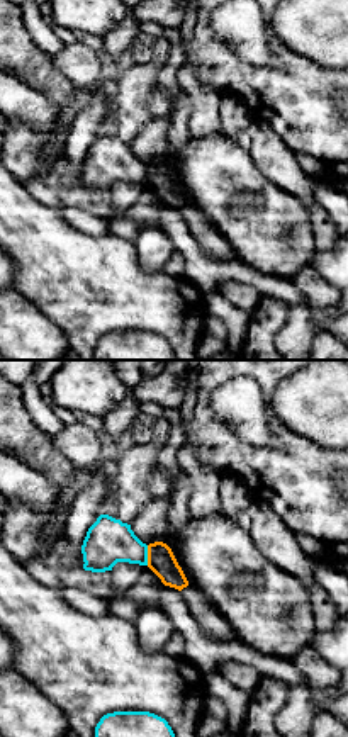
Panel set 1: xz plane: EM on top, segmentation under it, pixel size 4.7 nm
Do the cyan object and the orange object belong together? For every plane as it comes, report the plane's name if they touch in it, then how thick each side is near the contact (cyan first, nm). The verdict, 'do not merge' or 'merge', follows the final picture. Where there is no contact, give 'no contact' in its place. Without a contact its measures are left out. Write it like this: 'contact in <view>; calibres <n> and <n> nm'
contact in xz; calibres 220 and 130 nm

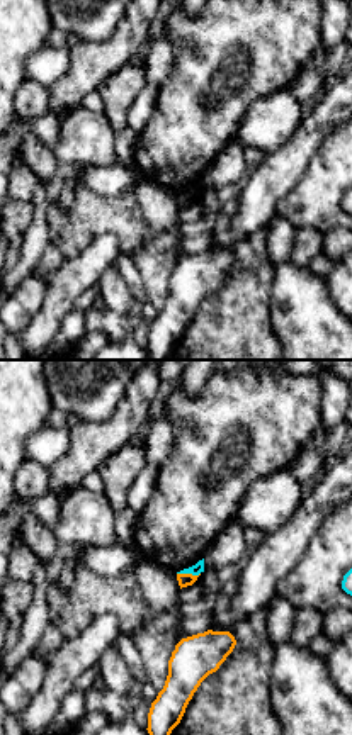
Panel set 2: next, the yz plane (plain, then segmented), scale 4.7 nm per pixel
contact in yz; calibres 50 and 60 nm

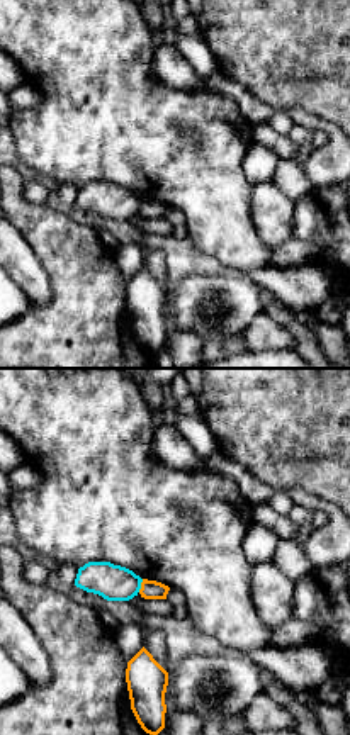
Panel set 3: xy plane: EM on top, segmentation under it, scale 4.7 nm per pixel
contact in xy; calibres 170 and 100 nm

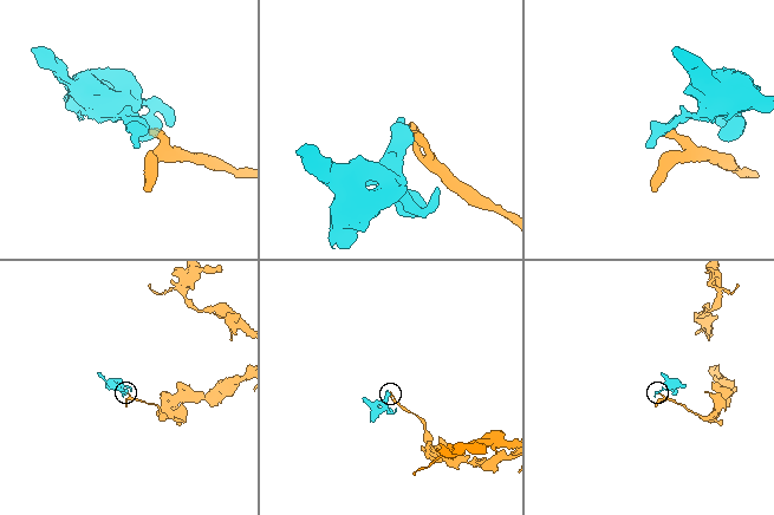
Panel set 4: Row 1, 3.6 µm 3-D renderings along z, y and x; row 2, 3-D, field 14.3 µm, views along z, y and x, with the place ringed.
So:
do not merge

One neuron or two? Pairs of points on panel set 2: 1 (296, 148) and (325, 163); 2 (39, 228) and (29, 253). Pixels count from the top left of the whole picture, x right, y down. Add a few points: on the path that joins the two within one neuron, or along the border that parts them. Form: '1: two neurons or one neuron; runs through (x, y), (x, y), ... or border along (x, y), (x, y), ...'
1: two neurons; border along (334, 126), (313, 153), (300, 180), (289, 190)
2: one neuron; runs through (38, 235), (33, 246)

